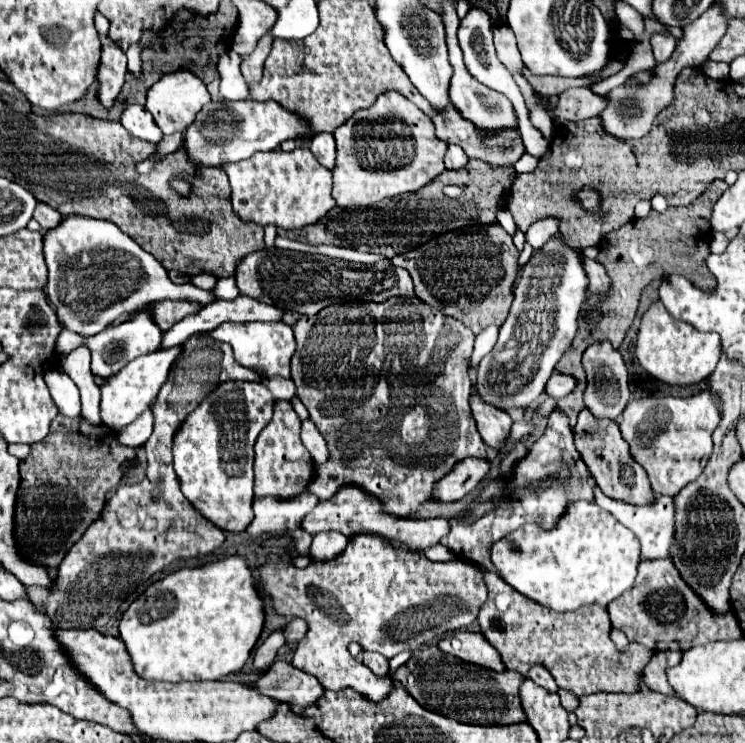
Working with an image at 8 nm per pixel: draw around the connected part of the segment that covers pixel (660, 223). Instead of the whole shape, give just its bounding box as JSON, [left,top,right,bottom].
[596,179,728,349]

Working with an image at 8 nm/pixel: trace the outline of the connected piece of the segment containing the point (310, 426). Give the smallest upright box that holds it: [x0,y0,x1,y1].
[300,419,329,465]

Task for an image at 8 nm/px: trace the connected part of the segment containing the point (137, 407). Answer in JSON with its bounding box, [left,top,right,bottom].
[100,345,180,431]

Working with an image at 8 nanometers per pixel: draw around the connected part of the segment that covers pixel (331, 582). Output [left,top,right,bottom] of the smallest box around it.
[260,533,486,703]

